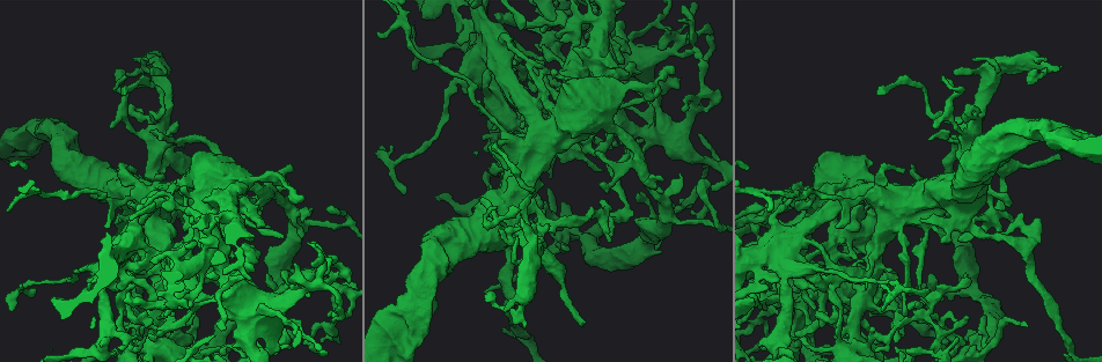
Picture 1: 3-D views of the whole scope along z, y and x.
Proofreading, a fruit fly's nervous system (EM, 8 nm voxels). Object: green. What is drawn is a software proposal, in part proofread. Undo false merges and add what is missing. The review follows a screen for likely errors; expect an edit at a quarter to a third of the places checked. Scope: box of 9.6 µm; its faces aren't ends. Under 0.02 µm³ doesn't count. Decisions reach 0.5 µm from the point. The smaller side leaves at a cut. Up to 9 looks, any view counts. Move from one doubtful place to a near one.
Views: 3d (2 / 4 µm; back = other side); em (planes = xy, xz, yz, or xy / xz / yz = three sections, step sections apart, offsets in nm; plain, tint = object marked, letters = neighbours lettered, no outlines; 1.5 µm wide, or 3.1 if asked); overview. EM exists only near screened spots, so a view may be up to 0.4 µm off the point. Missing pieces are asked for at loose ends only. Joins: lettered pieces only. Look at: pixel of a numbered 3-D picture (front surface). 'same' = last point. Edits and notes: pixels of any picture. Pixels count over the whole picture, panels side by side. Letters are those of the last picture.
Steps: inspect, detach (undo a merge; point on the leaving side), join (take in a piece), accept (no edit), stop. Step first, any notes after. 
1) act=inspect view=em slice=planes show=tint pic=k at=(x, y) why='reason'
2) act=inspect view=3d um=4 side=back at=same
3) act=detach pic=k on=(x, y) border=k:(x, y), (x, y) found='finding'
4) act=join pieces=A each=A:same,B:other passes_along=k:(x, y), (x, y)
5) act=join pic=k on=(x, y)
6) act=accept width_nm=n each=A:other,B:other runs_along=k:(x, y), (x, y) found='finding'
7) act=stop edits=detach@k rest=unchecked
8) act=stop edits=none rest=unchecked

act=inspect view=em slice=planes show=letters pic=1 at=(24, 282) why='abrupt turn'

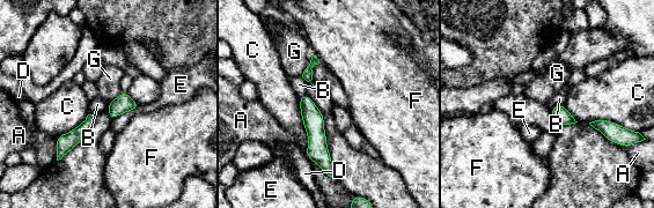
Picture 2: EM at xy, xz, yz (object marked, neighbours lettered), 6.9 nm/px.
act=accept each=A:other,B:other,C:other,D:other,E:other,F:other,G:other found='all the same cell'

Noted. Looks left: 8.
act=inspect view=3d um=2 pic=1 at=(761, 349) why='an open end'

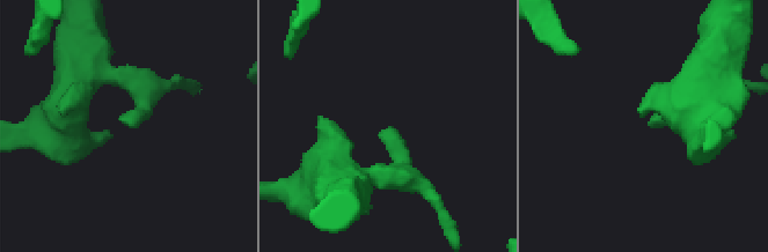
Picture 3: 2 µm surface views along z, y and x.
act=inspect view=em slice=yz step=4 show=letters pic=3 at=(125, 125)

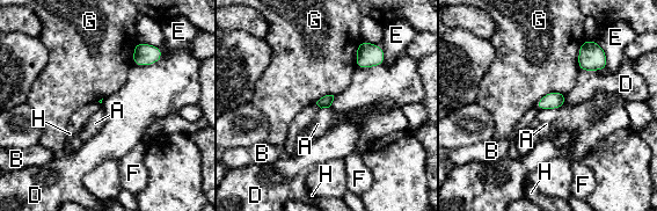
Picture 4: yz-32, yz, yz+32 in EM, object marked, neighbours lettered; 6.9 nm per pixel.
act=inspect view=em slice=planes show=letters at=same why='cut it another way'

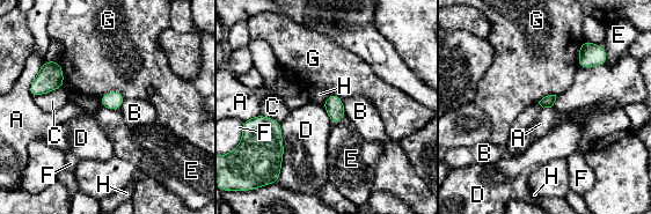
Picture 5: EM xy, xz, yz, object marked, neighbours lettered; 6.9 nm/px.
act=accept each=A:other,B:other,C:other,D:other,E:other,F:other,G:other,H:other border=5:(102, 106), (118, 110) found='no lettered piece goes on from it'

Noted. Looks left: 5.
act=inspect view=em slice=xz step=8 show=tint pic=1 at=(86, 271) why='sudden change in width'

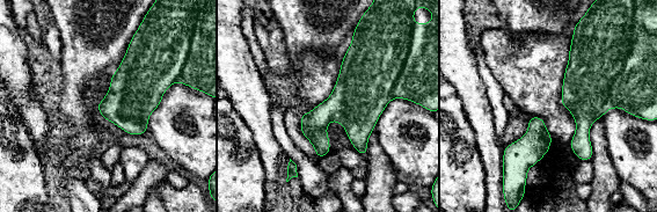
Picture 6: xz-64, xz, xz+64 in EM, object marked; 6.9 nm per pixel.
act=inspect view=em slice=xz step=8 show=letters at=same why='see the neighbours'

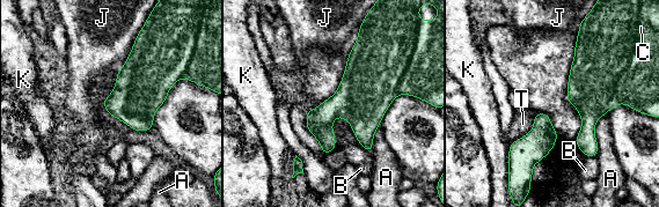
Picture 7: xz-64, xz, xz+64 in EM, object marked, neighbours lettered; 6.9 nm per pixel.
act=accept longest_contact=J:320nm each=A:other,B:other,C:other,J:other,K:other,T:other border=7:(536, 111), (533, 127), (510, 143) found='one cell here'

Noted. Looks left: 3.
act=inspect view=3d um=4 pic=1 at=(145, 312) why='free end'

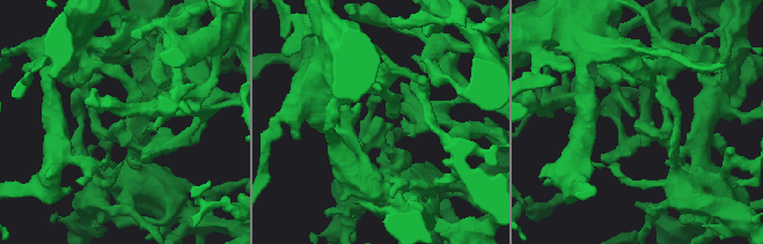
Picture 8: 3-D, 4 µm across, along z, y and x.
act=inspect view=em slice=planes show=letters pic=8 at=(388, 114)

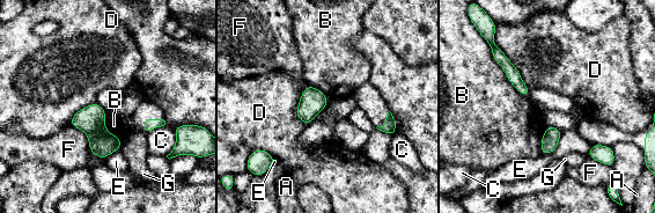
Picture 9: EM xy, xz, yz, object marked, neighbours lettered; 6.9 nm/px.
act=accept longest_contact=B:600nm each=A:other,B:other,C:other,D:other,E:other,F:other,G:other found='none of them fits'

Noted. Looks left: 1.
act=stop edits=none rest=unchecked

